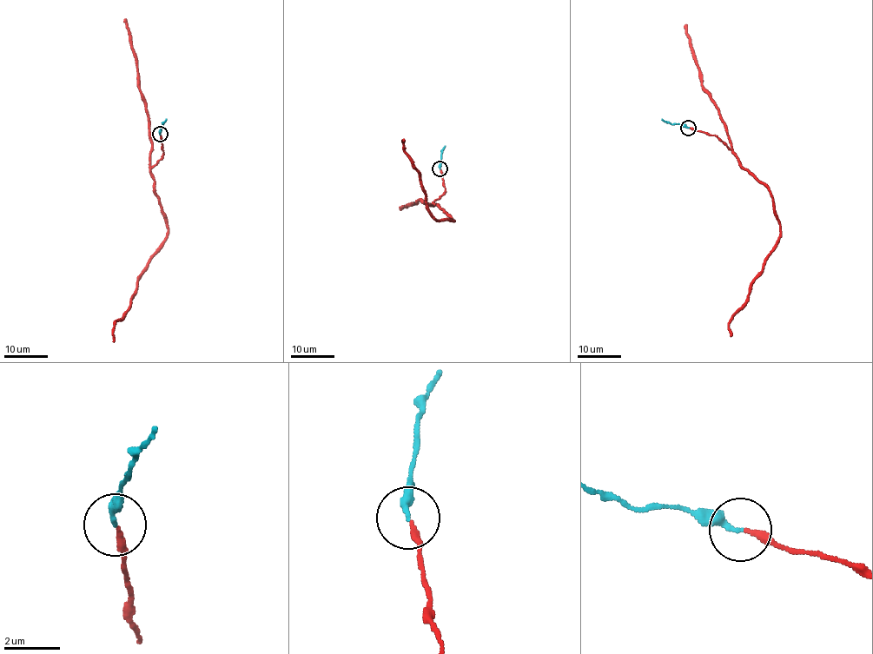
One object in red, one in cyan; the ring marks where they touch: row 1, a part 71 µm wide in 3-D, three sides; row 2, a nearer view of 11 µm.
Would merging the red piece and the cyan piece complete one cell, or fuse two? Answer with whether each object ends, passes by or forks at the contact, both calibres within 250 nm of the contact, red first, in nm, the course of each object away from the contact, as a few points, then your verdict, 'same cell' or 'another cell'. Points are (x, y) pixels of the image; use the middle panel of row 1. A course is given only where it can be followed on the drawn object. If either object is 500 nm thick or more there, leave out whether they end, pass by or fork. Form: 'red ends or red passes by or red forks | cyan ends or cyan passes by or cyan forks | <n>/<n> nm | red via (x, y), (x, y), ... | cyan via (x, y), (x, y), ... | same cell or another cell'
red ends | cyan ends | 240/200 nm | red via (440, 169), (446, 192), (433, 202), (453, 221), (439, 221), (426, 204), (419, 176), (403, 148), (404, 140) | cyan via (439, 168), (441, 149), (445, 146) | same cell

